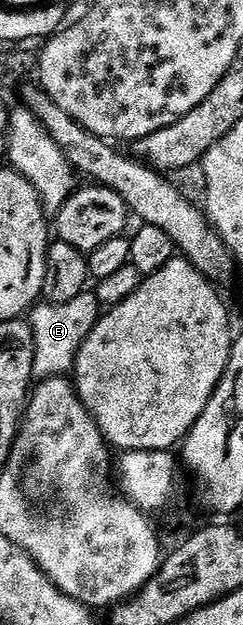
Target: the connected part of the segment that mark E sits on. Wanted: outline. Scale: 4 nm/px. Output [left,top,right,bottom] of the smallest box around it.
[28,290,103,381]

